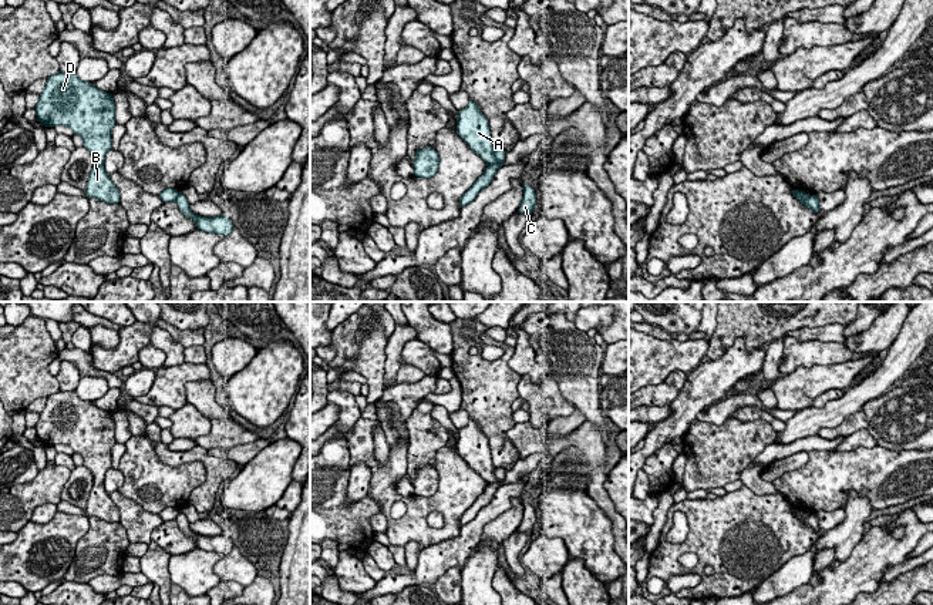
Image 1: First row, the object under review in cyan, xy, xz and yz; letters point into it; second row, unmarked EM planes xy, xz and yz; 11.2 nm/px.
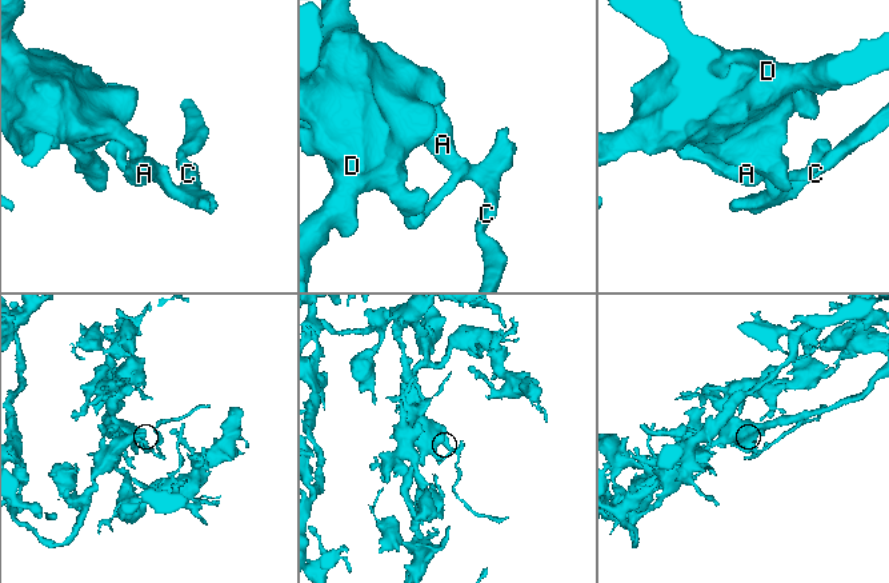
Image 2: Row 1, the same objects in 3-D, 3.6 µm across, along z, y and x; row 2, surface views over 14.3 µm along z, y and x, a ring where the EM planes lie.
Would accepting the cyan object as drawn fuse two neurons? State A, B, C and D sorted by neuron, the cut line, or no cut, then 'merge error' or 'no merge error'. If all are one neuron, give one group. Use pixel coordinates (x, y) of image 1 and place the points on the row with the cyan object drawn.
groups A B D / C; cut xz (495, 151), (495, 161), (488, 165); merge error

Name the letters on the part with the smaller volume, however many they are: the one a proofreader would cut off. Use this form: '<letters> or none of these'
C

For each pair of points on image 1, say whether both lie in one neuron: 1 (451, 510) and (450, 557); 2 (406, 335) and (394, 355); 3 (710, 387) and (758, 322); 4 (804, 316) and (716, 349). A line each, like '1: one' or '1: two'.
1: two
2: one
3: two
4: one

